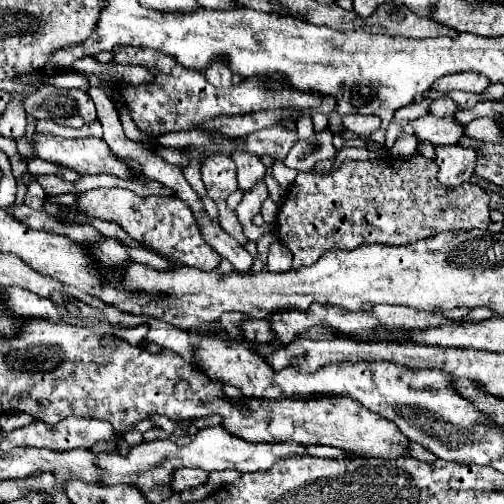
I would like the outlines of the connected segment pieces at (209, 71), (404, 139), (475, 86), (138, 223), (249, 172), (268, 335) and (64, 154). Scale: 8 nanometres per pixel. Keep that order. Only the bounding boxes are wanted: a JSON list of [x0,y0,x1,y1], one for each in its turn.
[[204,60,232,88],[390,134,418,158],[432,72,488,94],[54,188,220,270],[232,152,266,192],[240,320,276,344],[26,132,136,178]]

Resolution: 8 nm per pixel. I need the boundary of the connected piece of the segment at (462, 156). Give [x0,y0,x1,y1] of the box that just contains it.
[436,144,476,188]

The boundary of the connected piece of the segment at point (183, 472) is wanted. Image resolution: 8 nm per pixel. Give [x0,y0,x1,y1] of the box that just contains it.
[172,468,208,492]

